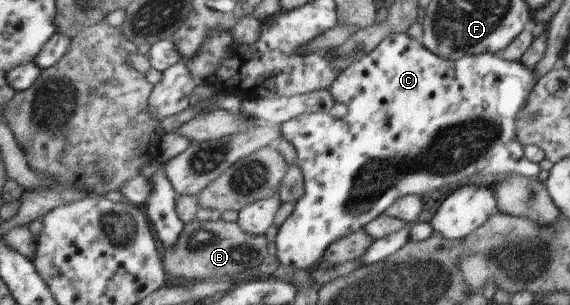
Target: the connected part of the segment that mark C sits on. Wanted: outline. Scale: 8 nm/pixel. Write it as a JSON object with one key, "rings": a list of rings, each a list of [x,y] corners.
{"rings":[[[391,33],[383,37],[375,48],[353,63],[349,63],[344,69],[339,70],[336,80],[327,90],[332,94],[335,102],[343,103],[347,107],[347,114],[340,119],[334,119],[326,113],[313,113],[296,116],[294,119],[280,124],[280,136],[285,138],[295,149],[294,164],[299,167],[302,174],[303,194],[294,202],[291,214],[277,225],[274,238],[274,256],[281,266],[291,269],[309,270],[312,266],[321,264],[321,258],[331,243],[359,229],[363,229],[369,222],[385,212],[392,202],[403,195],[415,195],[422,197],[427,192],[439,190],[443,186],[456,189],[476,180],[494,179],[503,174],[521,175],[536,178],[540,171],[537,164],[525,158],[522,146],[516,141],[516,116],[524,107],[533,85],[534,74],[531,69],[526,69],[519,61],[506,61],[498,54],[481,53],[476,55],[463,55],[460,59],[450,61],[443,60],[426,49],[419,41],[414,41],[405,33]]]}

